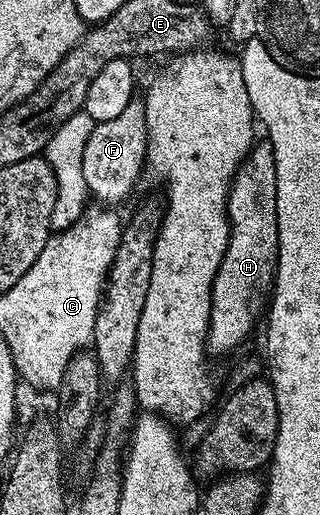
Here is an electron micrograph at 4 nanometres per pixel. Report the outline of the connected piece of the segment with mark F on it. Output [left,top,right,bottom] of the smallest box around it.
[82,98,146,206]

